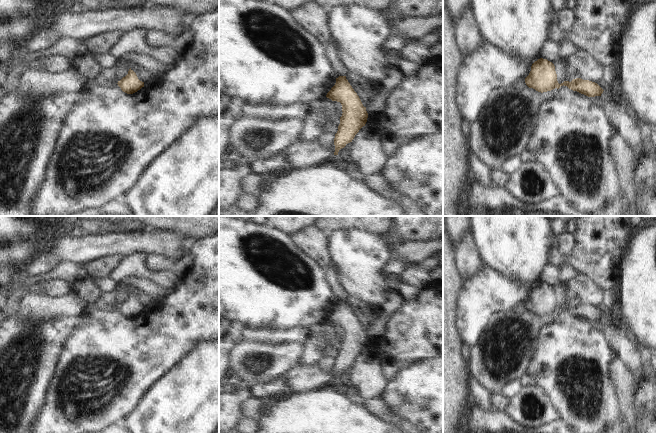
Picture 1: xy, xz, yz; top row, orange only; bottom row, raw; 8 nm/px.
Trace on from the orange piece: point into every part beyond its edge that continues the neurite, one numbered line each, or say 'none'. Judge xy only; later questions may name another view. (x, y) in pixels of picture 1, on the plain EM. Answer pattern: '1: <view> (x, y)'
none

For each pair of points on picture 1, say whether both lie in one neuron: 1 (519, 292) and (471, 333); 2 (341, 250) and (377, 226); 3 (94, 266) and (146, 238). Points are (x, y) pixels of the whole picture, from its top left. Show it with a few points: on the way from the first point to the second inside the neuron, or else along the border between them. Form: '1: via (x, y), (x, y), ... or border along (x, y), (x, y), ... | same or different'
1: via (505, 293), (477, 319) | same
2: border along (347, 229), (366, 229), (383, 235) | different
3: border along (122, 257), (101, 255), (92, 260) | different

